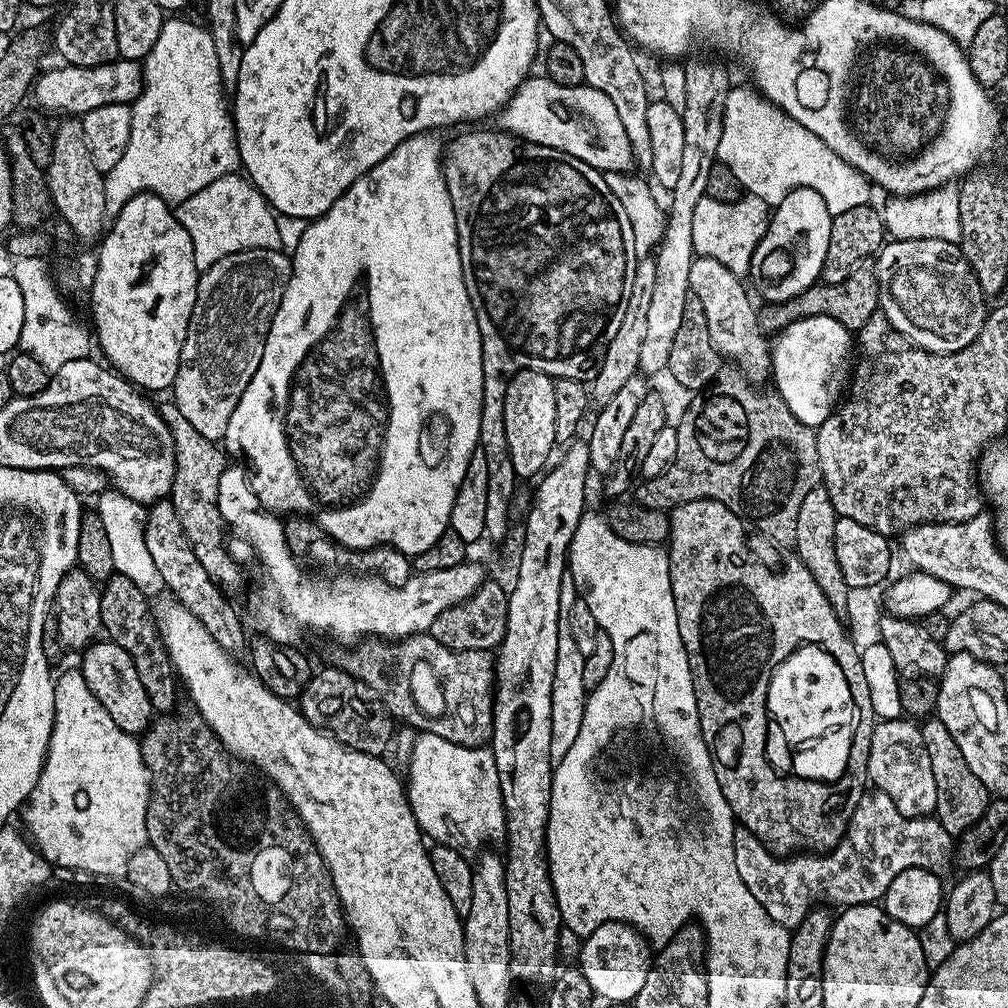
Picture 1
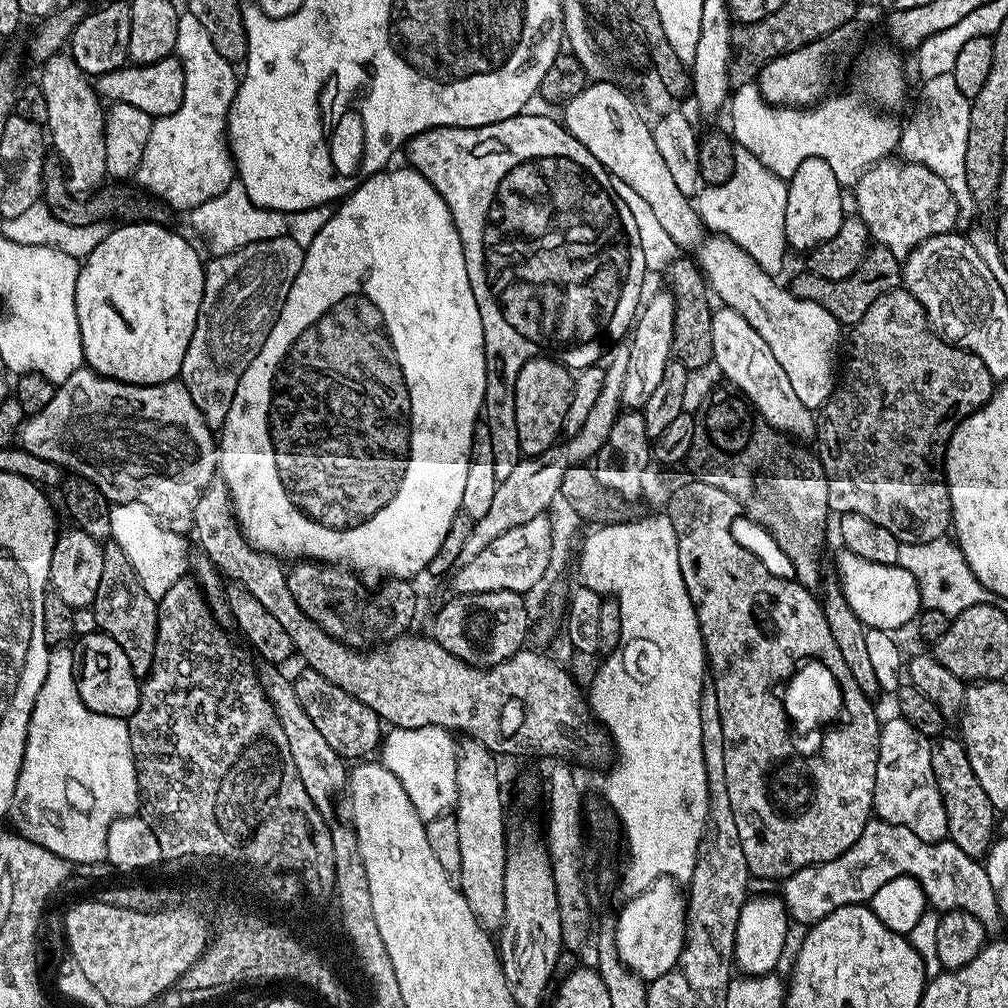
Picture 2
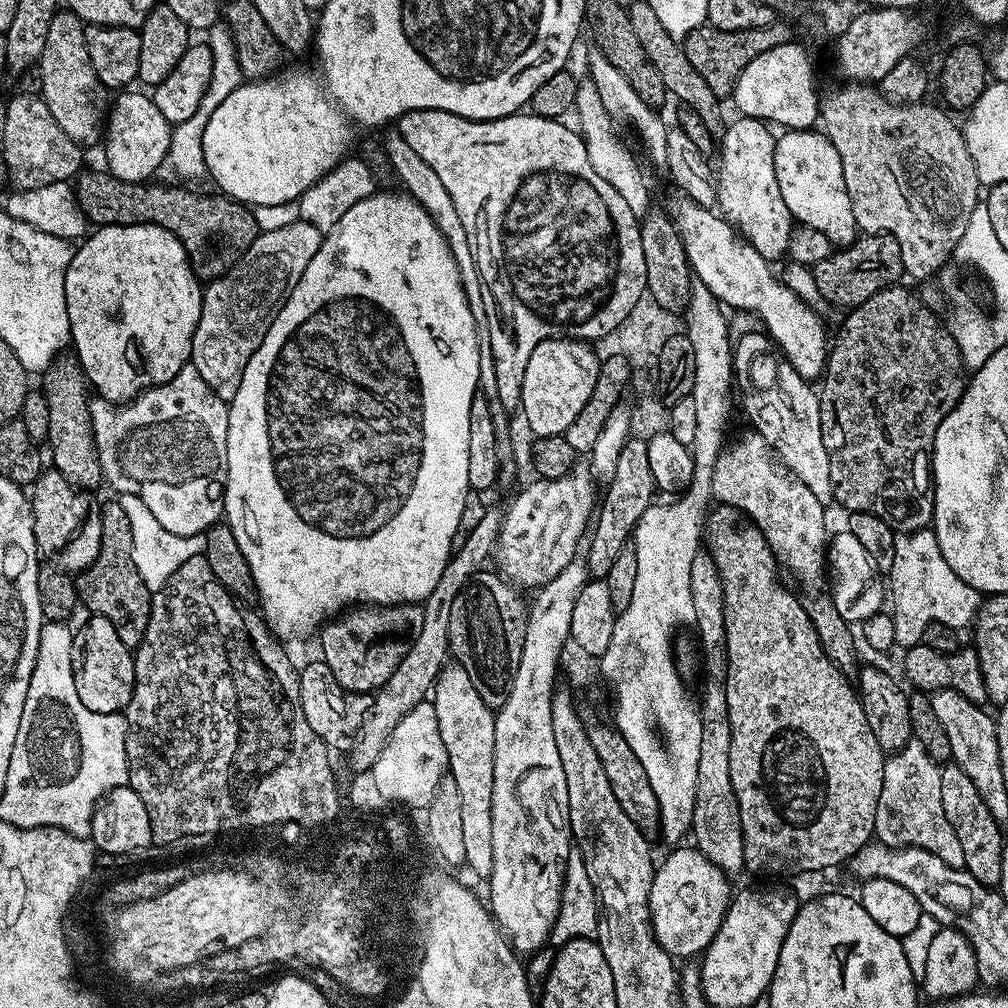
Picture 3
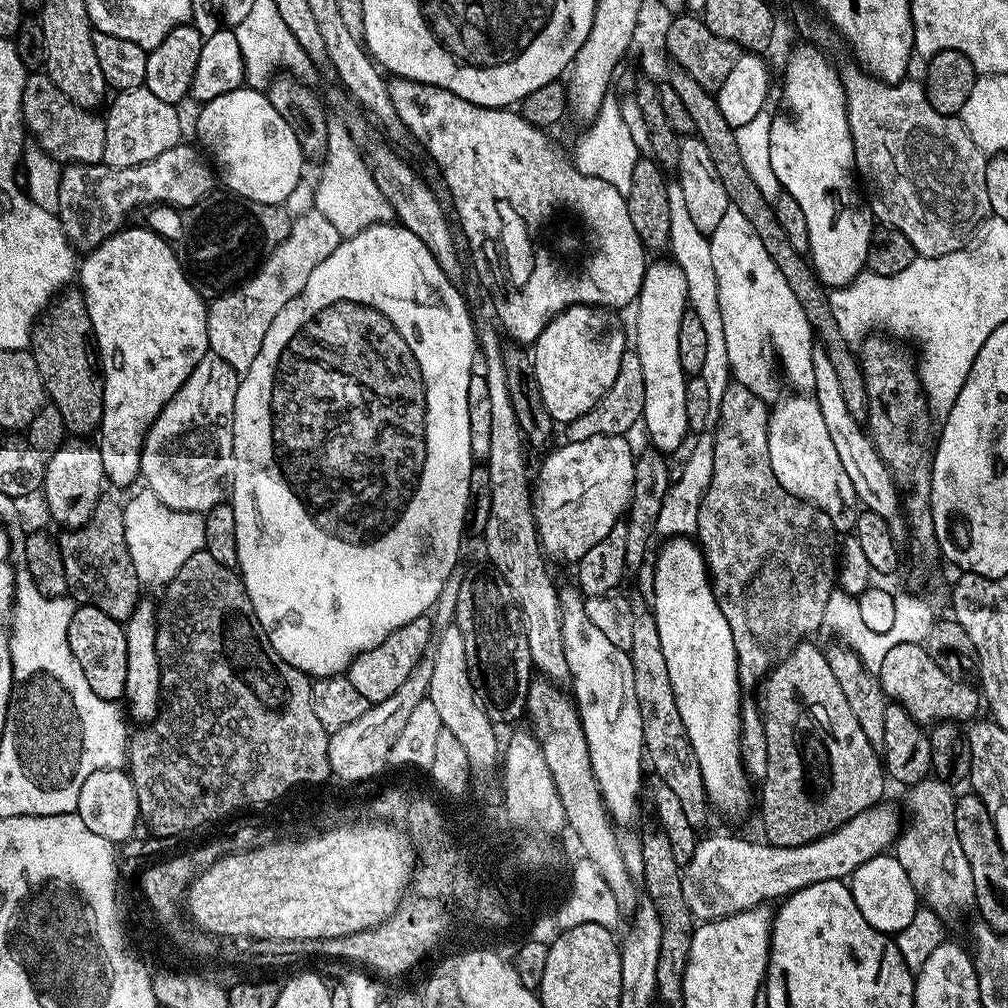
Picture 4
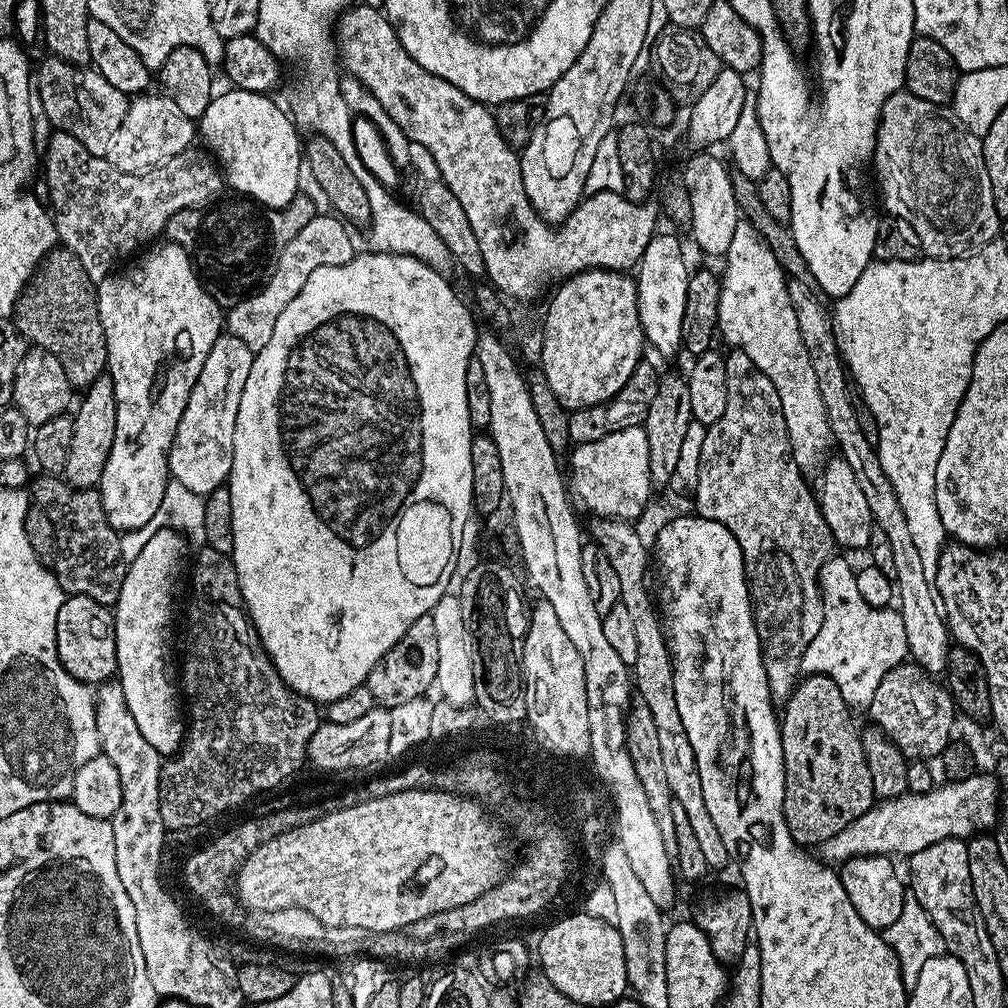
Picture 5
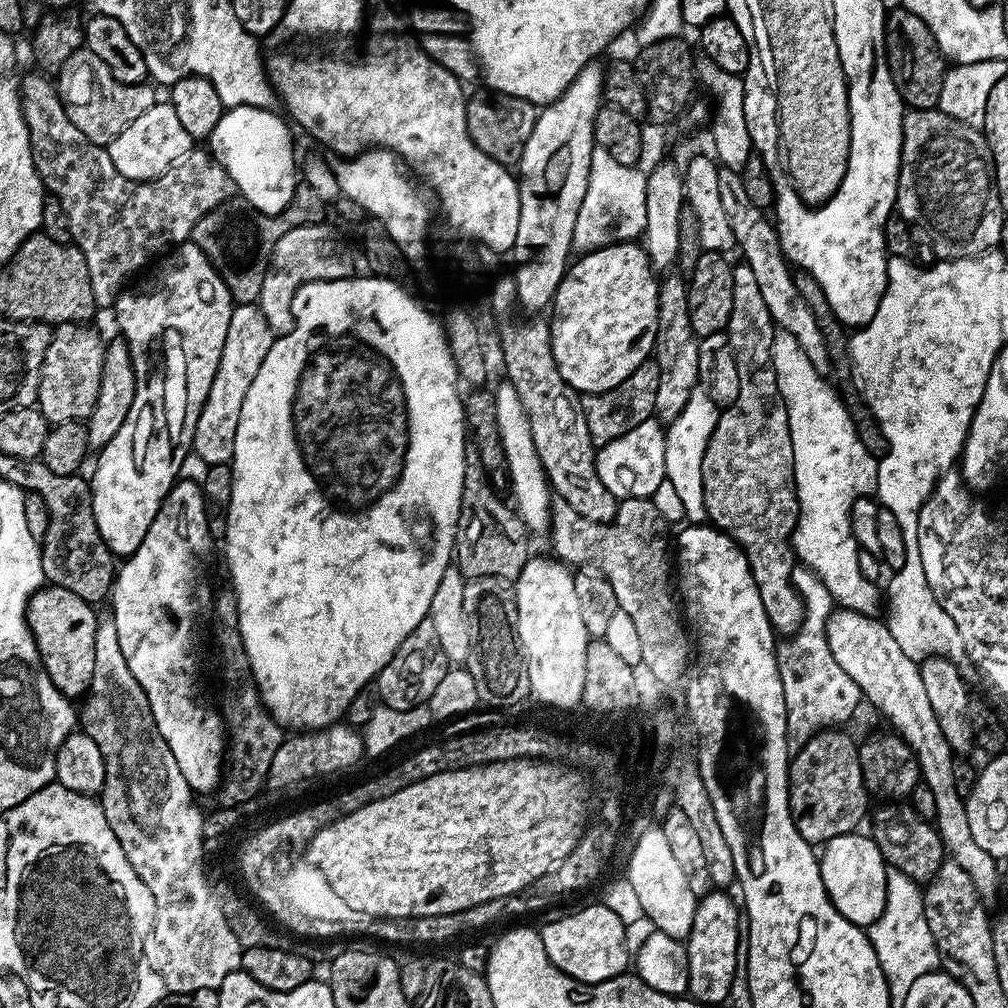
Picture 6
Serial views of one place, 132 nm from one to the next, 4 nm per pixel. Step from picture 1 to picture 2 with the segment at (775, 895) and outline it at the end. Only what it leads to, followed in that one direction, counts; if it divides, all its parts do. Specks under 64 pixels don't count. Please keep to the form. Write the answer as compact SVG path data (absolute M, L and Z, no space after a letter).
M879 818L868 821L866 830L862 830L858 842L846 854L825 864L812 864L784 879L782 899L795 923L797 920L803 926L811 926L842 906L871 901L879 888L899 876L917 880L933 909L974 914L985 933L996 934L992 932L999 930L1002 920L998 898L994 886L990 886L987 867L977 857L962 854L949 839L931 844L918 838L914 830L906 830L906 826L894 826Z

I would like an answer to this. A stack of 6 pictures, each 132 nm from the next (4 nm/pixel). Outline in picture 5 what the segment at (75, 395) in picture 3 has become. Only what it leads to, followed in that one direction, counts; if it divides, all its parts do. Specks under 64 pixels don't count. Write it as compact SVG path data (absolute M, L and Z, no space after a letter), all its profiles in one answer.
M57 246L41 260L16 300L14 327L29 345L59 358L73 389L87 390L98 377L105 375L106 330L102 330L98 314L94 281L82 270L82 262L78 262L70 249Z

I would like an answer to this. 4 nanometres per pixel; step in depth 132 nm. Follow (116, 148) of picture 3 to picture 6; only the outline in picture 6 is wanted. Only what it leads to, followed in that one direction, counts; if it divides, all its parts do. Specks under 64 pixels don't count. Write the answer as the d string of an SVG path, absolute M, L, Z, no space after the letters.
M158 102L146 110L118 138L114 138L106 145L110 154L110 162L114 162L114 170L131 180L156 180L170 166L174 166L178 161L183 160L186 153L193 151L194 141L190 134L182 127L182 122L178 122L178 114L174 114L171 103Z

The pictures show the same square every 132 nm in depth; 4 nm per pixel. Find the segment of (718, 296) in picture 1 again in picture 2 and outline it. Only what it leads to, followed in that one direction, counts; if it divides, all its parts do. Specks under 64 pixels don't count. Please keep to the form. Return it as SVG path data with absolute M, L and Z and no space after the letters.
M720 306L712 313L712 358L715 367L720 367L721 374L737 388L735 391L772 428L800 442L808 442L804 440L817 435L818 420L813 409L802 406L798 394L794 394L794 389L790 387L786 370L782 370L778 358L770 354L770 346L766 346L762 334L758 334L758 330L754 330L754 326L750 326L750 322L746 322L746 318L733 308Z

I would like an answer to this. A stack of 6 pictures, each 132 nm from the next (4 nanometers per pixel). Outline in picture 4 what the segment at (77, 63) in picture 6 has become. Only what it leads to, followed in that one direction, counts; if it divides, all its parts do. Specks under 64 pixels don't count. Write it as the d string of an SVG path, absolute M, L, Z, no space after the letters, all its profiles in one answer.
M47 71L25 75L21 112L31 139L33 136L38 147L60 161L61 165L98 164L103 161L106 150L104 116L80 108L73 100L66 98L66 94L62 94L62 90L58 90L54 81L48 77Z

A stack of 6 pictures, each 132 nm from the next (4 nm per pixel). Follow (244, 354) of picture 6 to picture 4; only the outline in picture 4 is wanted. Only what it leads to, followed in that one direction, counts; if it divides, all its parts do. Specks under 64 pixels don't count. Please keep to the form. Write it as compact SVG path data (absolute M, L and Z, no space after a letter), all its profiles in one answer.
M207 355L194 366L190 378L170 398L170 402L148 428L144 445L140 448L140 476L146 488L153 491L157 498L175 511L206 513L214 506L225 503L232 487L234 470L234 398L238 394L241 377L228 362L222 358Z

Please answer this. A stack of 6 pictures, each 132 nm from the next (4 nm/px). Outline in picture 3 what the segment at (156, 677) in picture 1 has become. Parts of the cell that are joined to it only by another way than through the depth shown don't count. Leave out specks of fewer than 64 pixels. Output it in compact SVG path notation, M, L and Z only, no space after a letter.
M116 498L100 504L100 521L102 522L102 546L98 558L86 571L75 577L76 595L79 603L89 609L91 615L106 618L122 642L130 649L142 642L146 626L150 622L152 593L148 591L138 574L131 550L134 547L133 531L130 530L129 516L122 510Z

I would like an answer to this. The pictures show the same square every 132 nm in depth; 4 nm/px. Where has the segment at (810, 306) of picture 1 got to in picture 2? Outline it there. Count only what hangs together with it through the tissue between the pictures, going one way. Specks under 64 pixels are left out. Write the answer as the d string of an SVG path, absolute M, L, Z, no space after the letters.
M872 246L869 247L866 258L862 258L862 266L858 266L858 270L854 270L854 274L850 274L850 278L841 280L818 278L818 274L801 270L792 281L787 281L786 287L798 299L818 302L818 306L822 306L822 310L830 310L830 314L834 314L834 318L840 325L851 326L858 323L862 314L866 314L866 310L870 310L870 306L874 306L874 302L878 298L882 298L882 294L893 292L894 289L901 287L901 284L901 257L895 256L888 248Z

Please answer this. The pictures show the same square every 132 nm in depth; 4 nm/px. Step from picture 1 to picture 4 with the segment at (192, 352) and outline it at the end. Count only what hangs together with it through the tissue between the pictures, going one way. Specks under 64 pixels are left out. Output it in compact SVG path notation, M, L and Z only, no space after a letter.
M313 210L295 217L290 234L286 234L284 241L264 257L255 275L208 304L208 346L211 355L228 362L238 374L247 372L254 358L258 358L258 350L262 350L262 338L266 338L270 322L278 318L286 302L304 289L306 278L310 278L312 271L321 262L326 262L330 254L334 254L341 239L338 226L333 226L326 219L326 214Z

